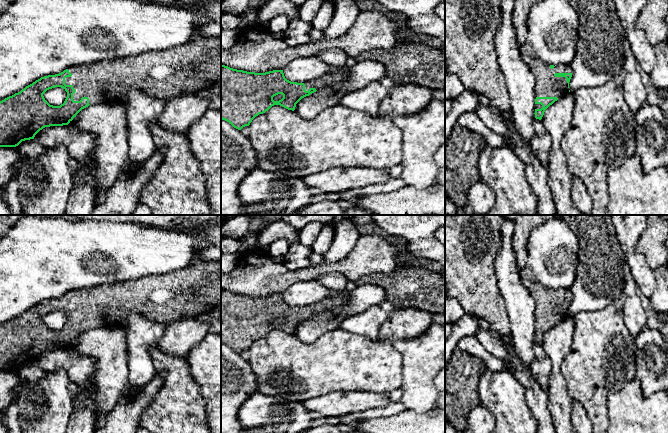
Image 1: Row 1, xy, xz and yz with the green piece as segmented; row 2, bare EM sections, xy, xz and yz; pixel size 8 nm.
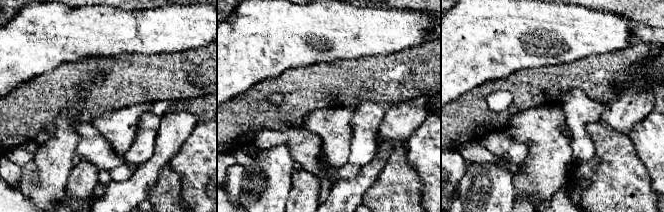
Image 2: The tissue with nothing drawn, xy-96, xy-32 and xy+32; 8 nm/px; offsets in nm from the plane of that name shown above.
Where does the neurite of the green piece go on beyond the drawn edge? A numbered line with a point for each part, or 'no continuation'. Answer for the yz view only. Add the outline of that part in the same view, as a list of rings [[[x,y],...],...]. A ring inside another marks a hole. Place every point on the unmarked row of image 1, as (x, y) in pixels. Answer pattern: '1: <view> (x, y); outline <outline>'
1: yz (548, 309); outline [[[526,266],[520,270],[520,278],[526,288],[533,295],[536,302],[536,321],[557,321],[560,322],[569,316],[568,307],[565,301],[555,301],[555,297],[572,297],[572,292],[570,289],[555,289],[553,293],[550,292],[550,289],[544,287],[538,283],[531,271],[531,269]]]

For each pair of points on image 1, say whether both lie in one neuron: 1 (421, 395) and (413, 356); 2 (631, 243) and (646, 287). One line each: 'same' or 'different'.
1: same
2: same

